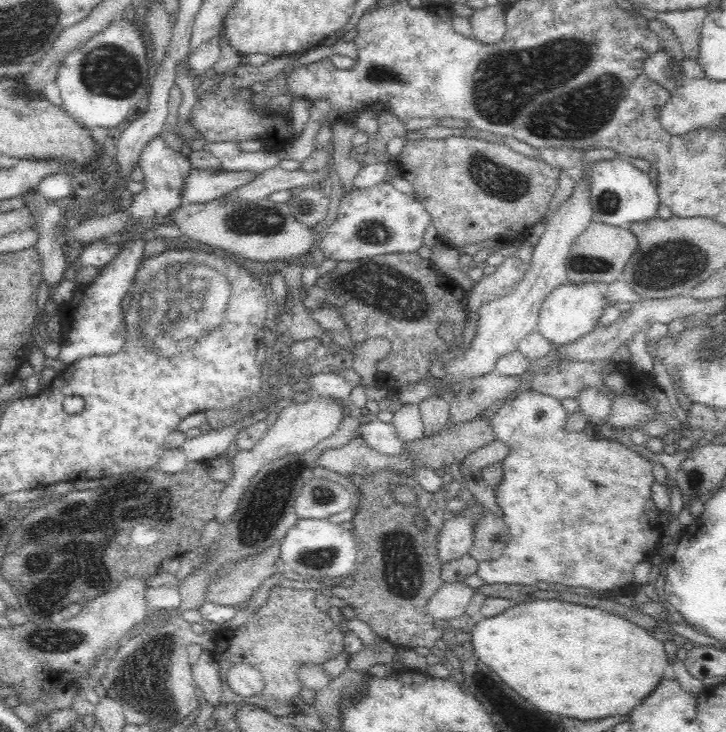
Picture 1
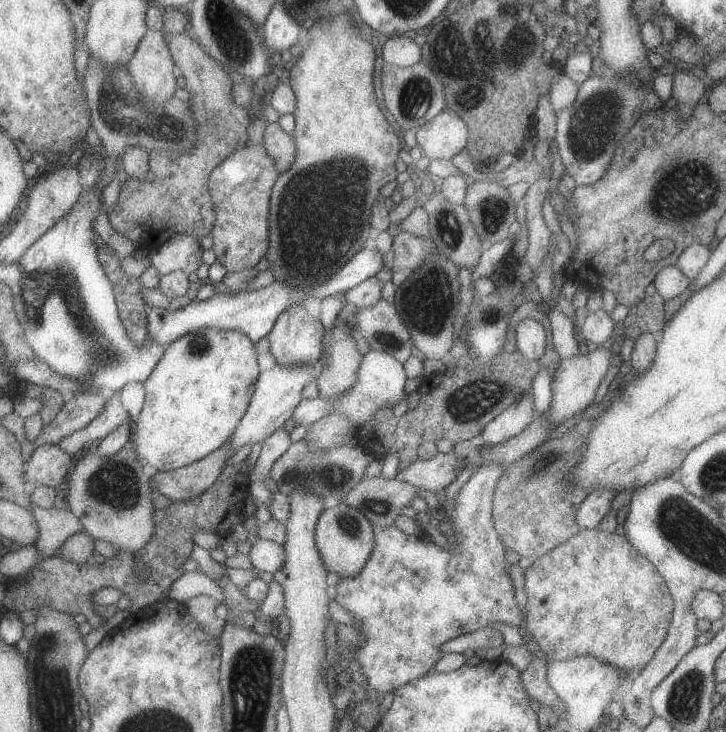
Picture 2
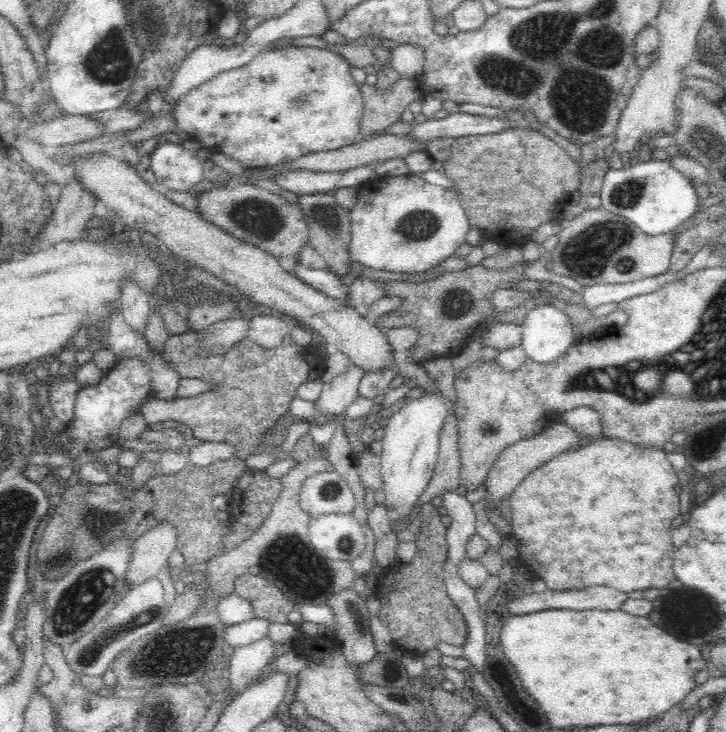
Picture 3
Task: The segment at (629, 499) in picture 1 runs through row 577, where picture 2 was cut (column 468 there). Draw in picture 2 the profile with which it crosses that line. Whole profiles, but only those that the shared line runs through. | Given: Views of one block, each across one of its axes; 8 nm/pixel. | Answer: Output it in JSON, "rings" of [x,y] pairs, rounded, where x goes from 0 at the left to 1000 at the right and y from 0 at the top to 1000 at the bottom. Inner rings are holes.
{"rings":[[[685,633],[658,638],[653,649],[636,664],[625,693],[620,694],[628,727],[628,746],[609,749],[584,731],[563,732],[544,717],[517,725],[517,746],[499,780],[488,788],[468,788],[463,821],[490,844],[489,859],[501,869],[499,883],[488,883],[486,896],[508,928],[515,945],[545,944],[562,932],[599,914],[612,895],[609,883],[643,865],[676,855],[716,857],[722,835],[709,817],[709,801],[697,765],[691,735],[680,724],[679,676],[694,635]]]}

